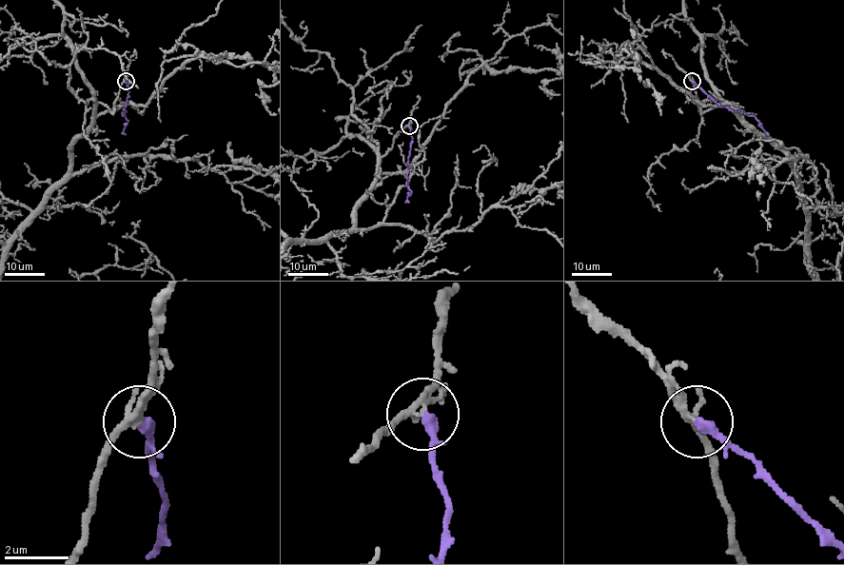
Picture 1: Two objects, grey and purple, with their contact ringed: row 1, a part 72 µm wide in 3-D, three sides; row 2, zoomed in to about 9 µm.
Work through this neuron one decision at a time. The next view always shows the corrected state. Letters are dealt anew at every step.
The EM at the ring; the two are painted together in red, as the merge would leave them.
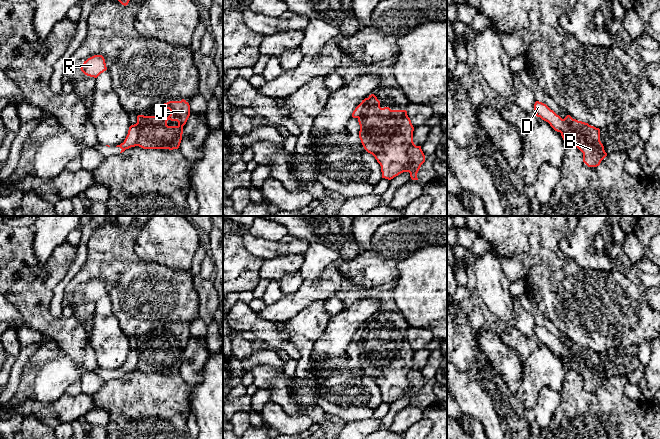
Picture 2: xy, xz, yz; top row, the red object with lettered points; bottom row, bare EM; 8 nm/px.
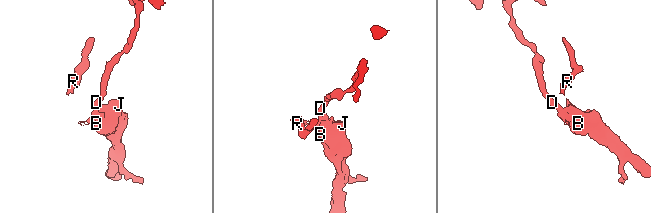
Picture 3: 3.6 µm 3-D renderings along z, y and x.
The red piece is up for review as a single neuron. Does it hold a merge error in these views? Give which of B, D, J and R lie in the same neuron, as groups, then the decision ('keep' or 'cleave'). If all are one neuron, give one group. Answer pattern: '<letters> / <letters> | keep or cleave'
B J / D R | cleave

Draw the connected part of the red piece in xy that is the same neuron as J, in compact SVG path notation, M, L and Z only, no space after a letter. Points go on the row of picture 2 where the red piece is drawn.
M182 99L181 101L169 101L162 105L164 109L170 110L170 115L165 116L137 116L138 140L137 146L143 149L178 149L182 140L183 126L190 116L190 105Z

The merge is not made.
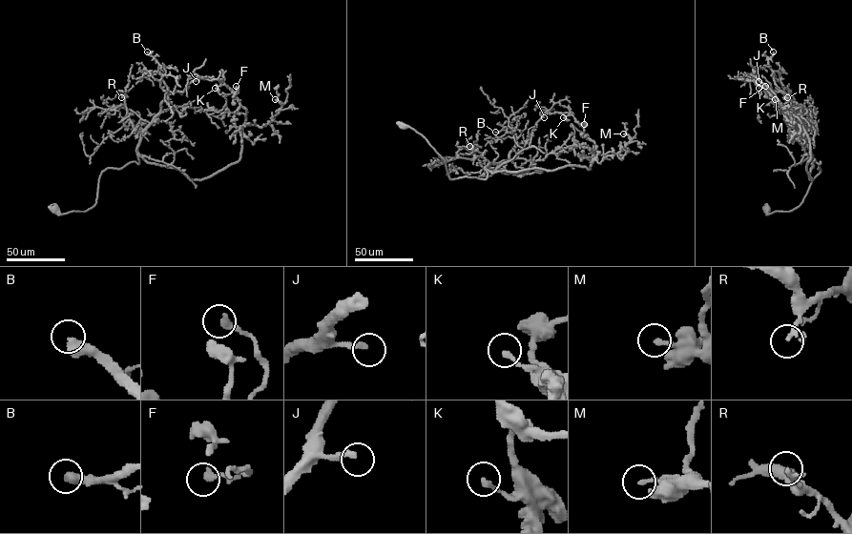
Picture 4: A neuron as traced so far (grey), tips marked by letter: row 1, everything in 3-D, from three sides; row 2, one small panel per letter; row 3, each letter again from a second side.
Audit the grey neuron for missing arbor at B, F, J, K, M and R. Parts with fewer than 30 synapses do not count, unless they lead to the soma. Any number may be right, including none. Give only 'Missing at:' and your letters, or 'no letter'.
Missing at: B, J

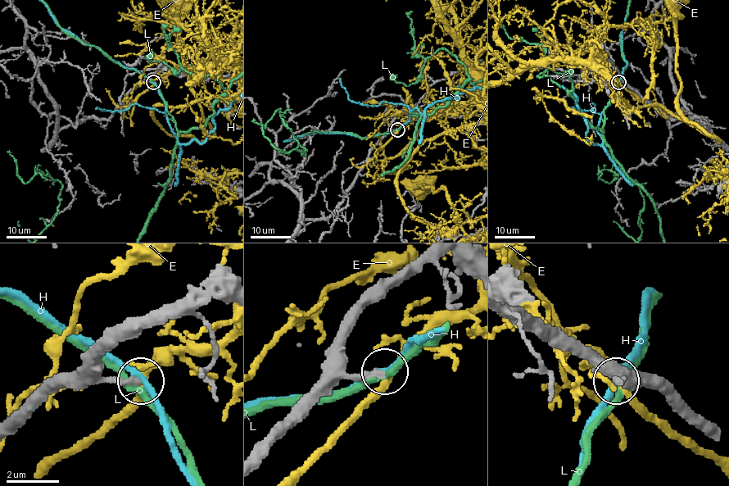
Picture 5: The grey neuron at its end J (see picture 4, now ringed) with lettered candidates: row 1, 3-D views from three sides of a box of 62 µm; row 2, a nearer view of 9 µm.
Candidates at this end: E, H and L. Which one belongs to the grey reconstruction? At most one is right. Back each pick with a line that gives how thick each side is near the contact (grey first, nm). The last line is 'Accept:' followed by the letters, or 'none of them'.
Accept: none of them

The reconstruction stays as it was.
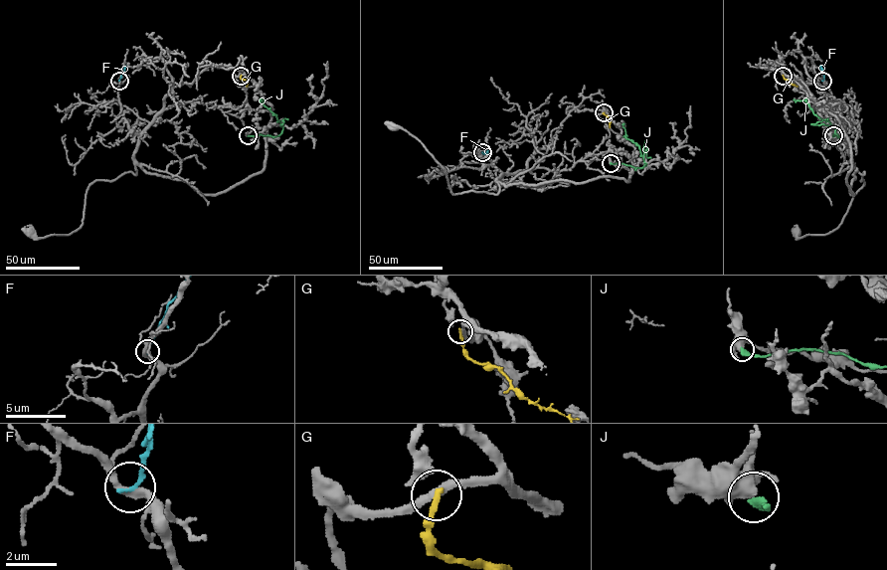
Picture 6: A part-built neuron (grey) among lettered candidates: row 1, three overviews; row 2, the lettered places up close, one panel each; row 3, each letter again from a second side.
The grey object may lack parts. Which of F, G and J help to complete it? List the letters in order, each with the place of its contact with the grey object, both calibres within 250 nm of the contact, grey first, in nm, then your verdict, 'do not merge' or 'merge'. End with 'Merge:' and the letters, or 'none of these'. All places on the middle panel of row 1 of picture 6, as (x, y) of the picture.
F: (482, 152) | 360/190 nm | do not merge
G: (604, 112) | 240/240 nm | do not merge
J: (611, 163) | 500/400 nm | do not merge
Merge: none of these

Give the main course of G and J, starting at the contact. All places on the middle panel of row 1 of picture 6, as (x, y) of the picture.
G: (604, 112), (610, 119), (610, 127)
J: (611, 163), (642, 168), (645, 165), (639, 146), (625, 136), (623, 123)

